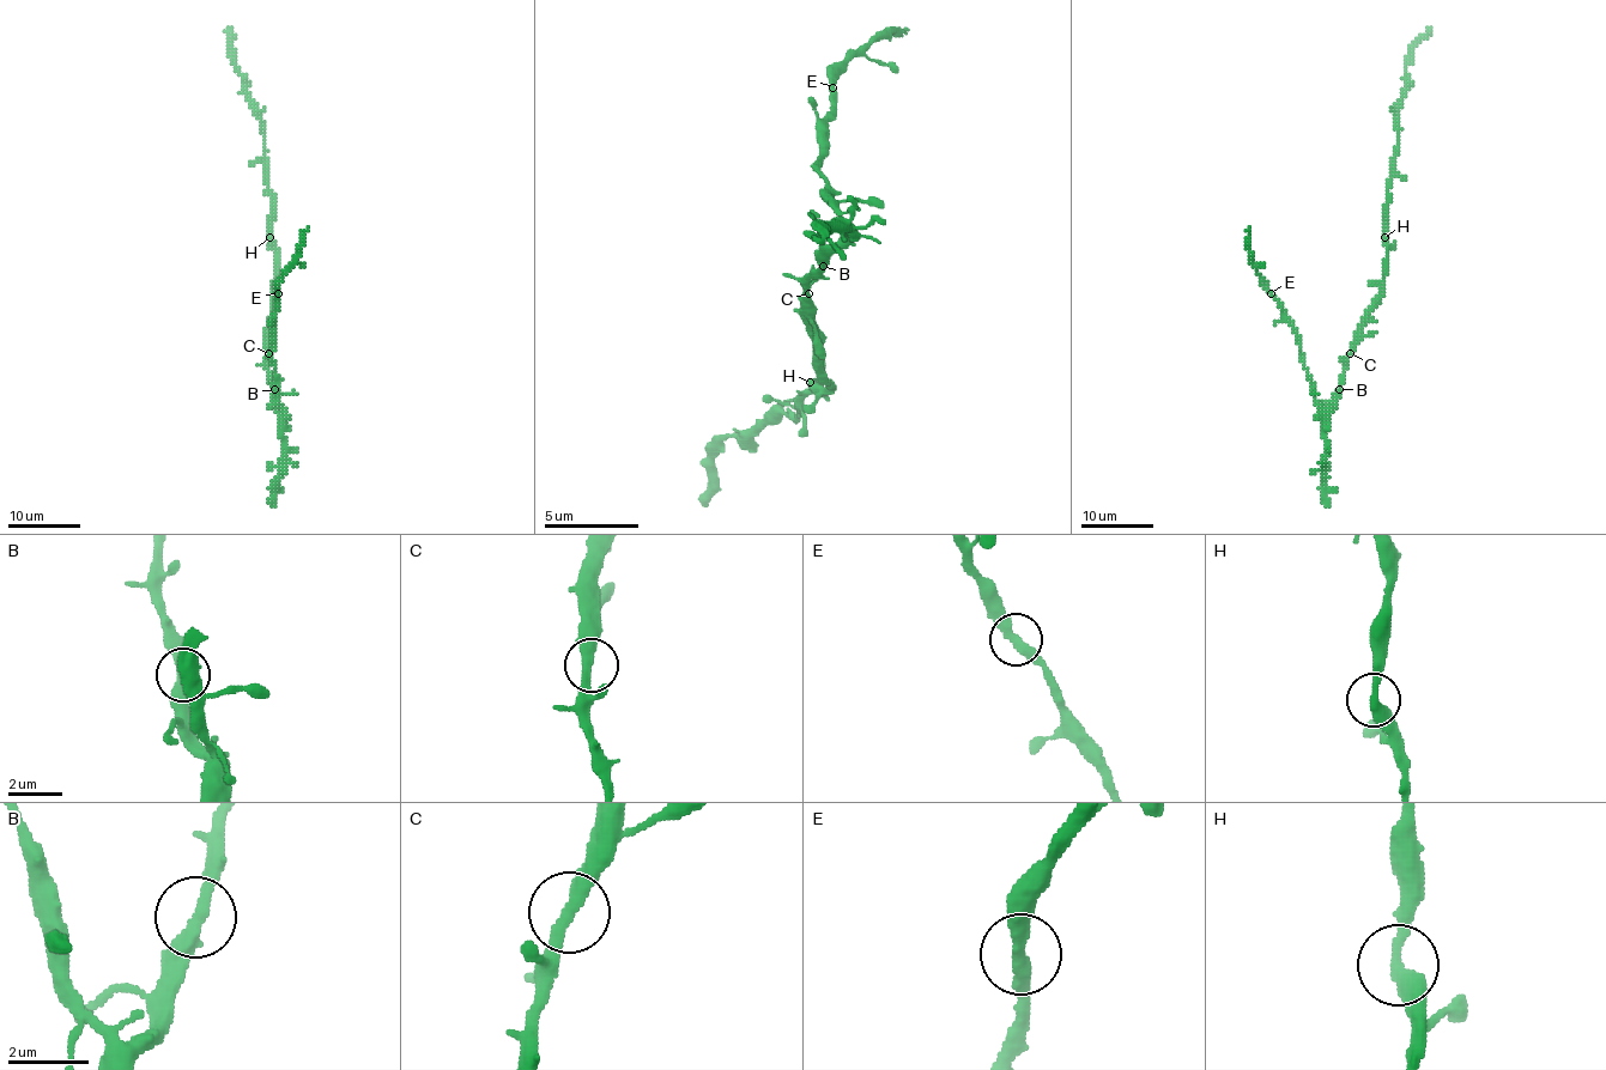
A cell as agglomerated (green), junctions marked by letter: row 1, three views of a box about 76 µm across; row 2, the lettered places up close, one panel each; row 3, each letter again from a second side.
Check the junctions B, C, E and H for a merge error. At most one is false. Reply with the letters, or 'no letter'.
no letter

